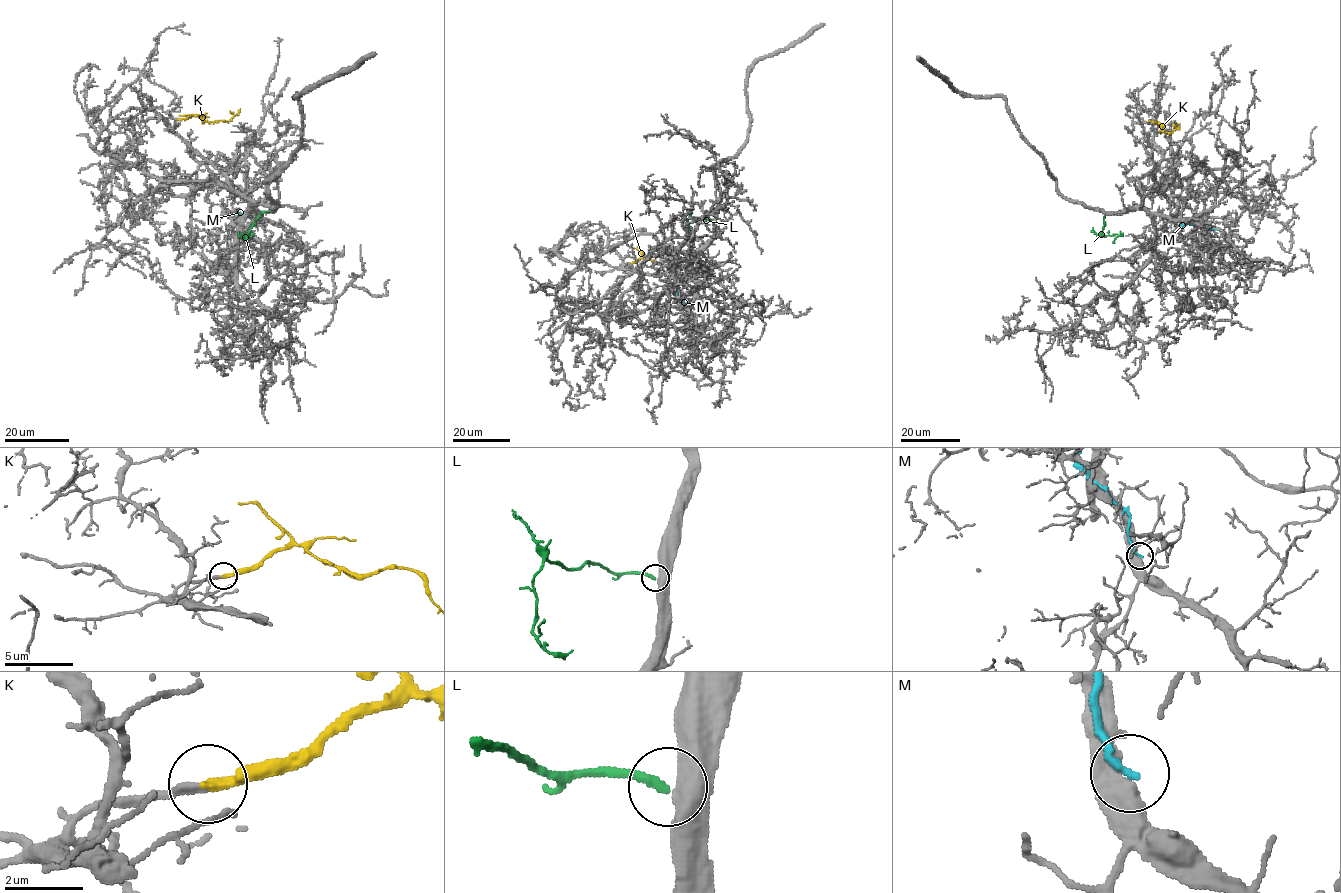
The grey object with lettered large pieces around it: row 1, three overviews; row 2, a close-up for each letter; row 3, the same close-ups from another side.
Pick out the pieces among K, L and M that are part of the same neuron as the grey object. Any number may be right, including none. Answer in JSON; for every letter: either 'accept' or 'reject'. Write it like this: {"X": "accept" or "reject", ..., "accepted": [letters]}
{"K": "accept", "L": "accept", "M": "reject", "accepted": ["K", "L"]}

